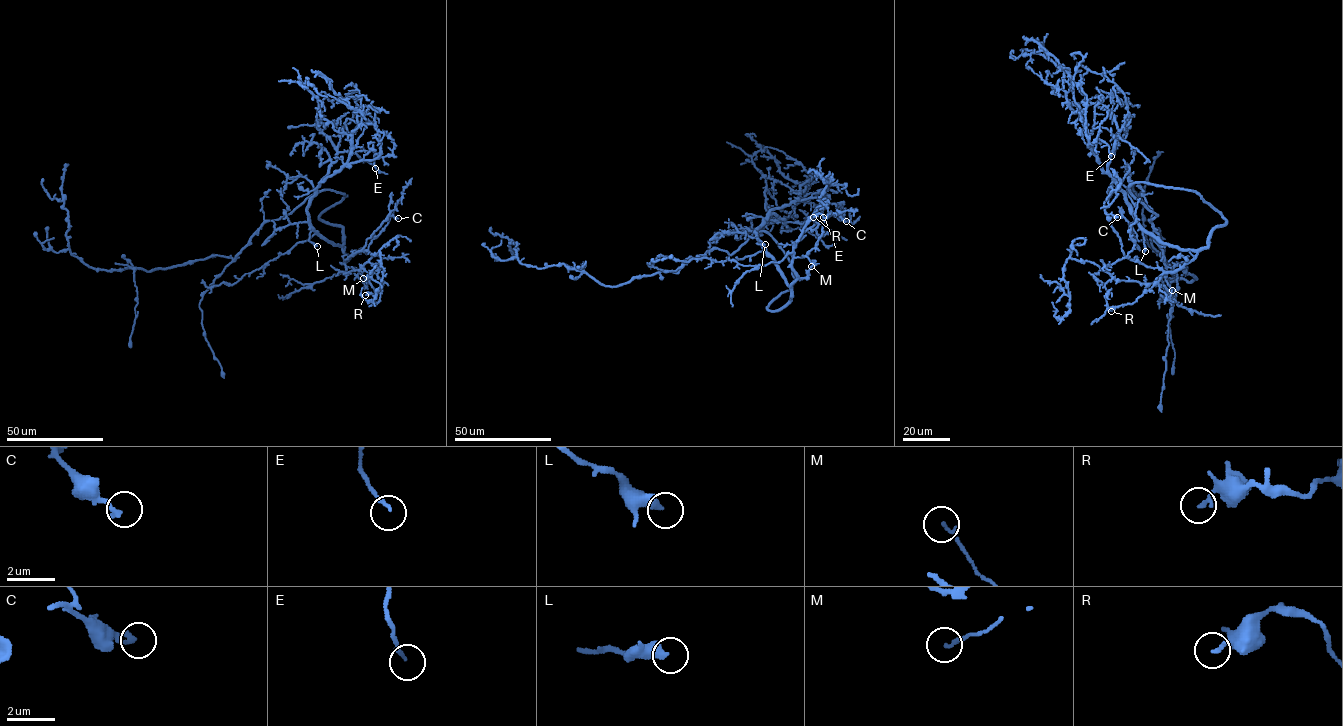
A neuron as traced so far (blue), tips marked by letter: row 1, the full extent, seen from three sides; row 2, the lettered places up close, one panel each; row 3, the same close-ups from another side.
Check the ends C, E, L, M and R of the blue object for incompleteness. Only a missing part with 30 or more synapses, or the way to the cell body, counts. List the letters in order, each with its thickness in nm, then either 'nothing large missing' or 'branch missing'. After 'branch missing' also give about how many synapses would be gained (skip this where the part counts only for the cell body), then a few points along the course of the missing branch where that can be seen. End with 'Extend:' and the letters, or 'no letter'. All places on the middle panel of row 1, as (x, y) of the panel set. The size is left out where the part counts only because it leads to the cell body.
C: calibre 240 nm; nothing large missing
E: calibre 150 nm; nothing large missing
L: calibre 420 nm; nothing large missing
M: calibre 160 nm; nothing large missing
R: calibre 160 nm; nothing large missing
Extend: no letter

